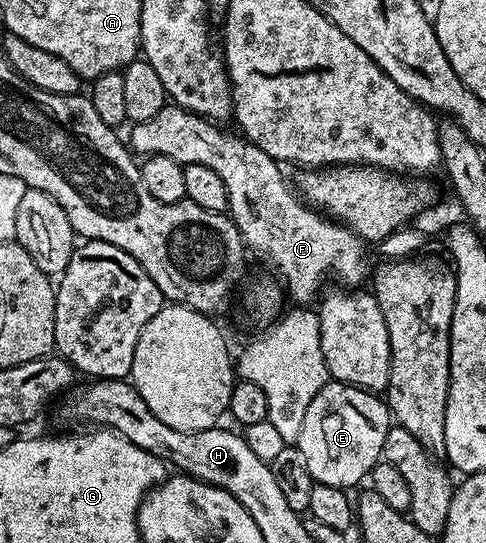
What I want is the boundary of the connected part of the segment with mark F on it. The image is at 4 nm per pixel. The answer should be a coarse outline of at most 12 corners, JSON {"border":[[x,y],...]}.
{"border":[[175,105],[140,157],[206,165],[293,304],[370,279],[369,244],[309,207],[243,134]]}

